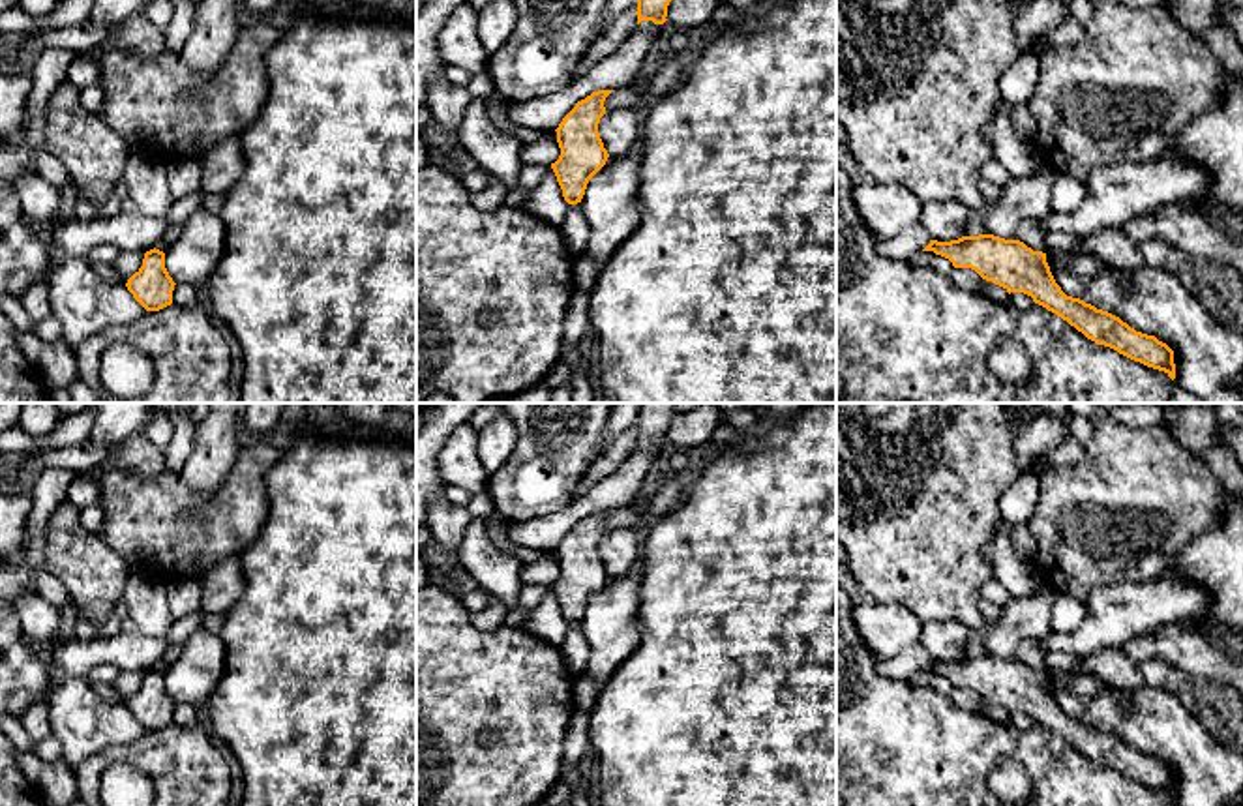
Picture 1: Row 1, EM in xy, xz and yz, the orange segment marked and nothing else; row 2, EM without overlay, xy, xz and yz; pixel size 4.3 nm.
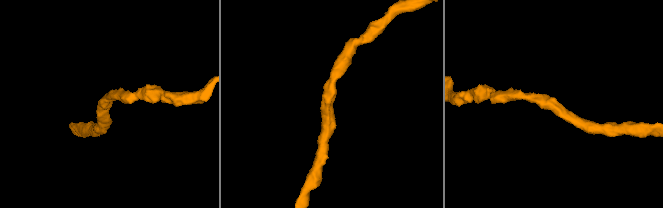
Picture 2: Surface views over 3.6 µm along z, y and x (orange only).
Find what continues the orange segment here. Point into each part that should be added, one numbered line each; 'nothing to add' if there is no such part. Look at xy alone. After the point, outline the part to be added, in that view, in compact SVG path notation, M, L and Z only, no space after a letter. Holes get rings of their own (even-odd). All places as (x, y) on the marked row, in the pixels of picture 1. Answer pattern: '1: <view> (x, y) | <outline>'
nothing to add

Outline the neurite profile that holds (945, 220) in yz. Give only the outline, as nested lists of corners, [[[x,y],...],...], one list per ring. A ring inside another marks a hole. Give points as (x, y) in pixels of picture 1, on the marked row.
[[[934,201],[922,206],[921,225],[932,240],[951,242],[966,236],[975,214],[956,201]]]

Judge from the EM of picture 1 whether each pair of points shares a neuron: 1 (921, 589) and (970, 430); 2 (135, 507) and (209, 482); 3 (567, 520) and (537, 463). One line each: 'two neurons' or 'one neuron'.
1: one neuron
2: two neurons
3: two neurons

